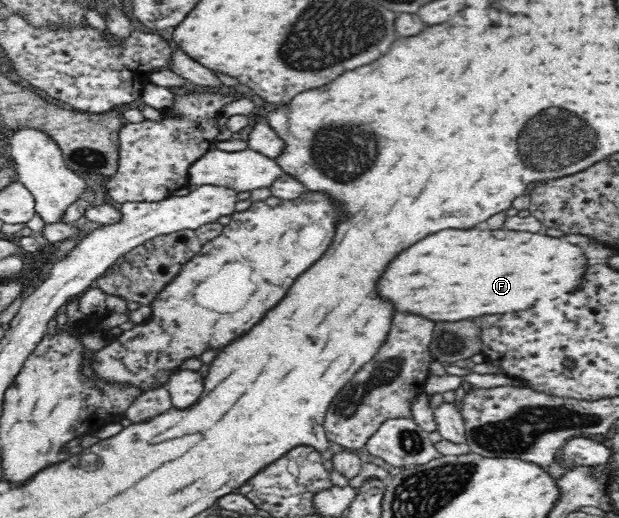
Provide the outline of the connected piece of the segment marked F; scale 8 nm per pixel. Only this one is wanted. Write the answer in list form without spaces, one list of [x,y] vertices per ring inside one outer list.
[[[439,231],[415,247],[409,247],[383,275],[383,295],[395,299],[397,311],[419,311],[431,321],[459,321],[479,315],[497,315],[523,311],[535,305],[541,297],[561,293],[573,293],[582,286],[587,271],[587,255],[581,247],[571,245],[565,237],[549,237],[529,231]]]

